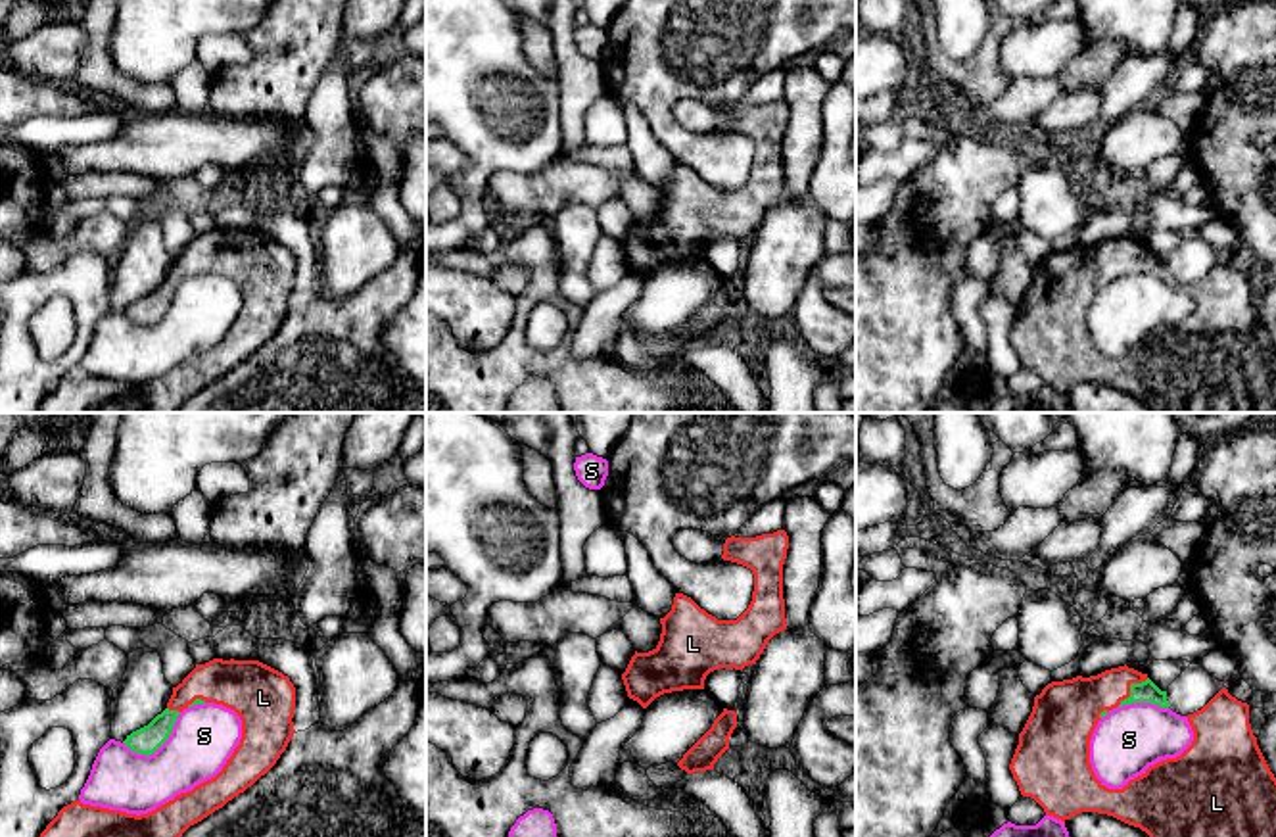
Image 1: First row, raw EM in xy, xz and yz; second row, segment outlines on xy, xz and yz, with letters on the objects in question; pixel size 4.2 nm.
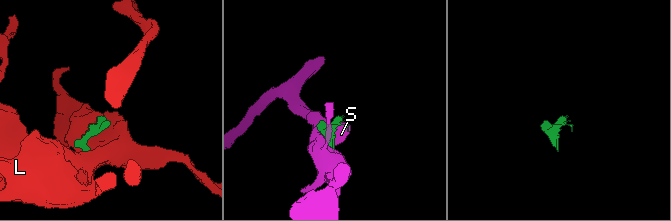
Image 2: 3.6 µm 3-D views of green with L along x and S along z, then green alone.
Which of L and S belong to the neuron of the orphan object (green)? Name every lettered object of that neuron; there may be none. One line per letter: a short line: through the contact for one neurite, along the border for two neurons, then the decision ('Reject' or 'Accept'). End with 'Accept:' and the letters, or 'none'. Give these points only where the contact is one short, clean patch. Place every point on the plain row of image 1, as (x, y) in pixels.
L: Accept
S: Reject
Accept: L

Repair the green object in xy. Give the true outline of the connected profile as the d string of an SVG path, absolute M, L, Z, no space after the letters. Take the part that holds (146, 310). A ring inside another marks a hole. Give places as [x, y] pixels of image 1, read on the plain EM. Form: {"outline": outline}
{"outline": "M213 228L173 257L167 278L123 311L132 323L154 324L178 284L215 273L242 290L242 309L223 340L148 384L127 384L75 371L63 376L35 413L177 413L182 403L223 378L265 346L294 307L295 257L259 230Z"}

